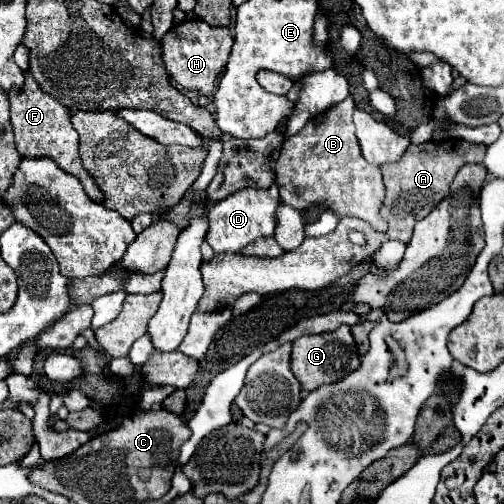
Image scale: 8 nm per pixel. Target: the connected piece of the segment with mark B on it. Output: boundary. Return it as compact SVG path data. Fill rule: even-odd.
M349 96L319 118L307 122L297 134L289 136L277 158L275 182L281 202L295 210L305 210L311 204L325 204L337 218L361 218L375 230L385 232L387 222L379 214L385 198L385 184L379 166L369 164L361 154L353 126L353 110L355 104Z

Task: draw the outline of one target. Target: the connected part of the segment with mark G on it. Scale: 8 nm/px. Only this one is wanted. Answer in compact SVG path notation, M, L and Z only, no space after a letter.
M339 326L333 332L317 334L317 336L303 336L293 342L293 354L291 354L291 368L297 380L301 382L301 388L307 392L317 390L323 384L333 384L343 380L347 374L357 370L361 364L361 356L357 352L357 344L353 340L349 326Z

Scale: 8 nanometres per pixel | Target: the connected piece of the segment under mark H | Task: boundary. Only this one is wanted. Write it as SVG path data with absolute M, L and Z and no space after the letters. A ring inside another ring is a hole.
M193 18L175 24L161 40L161 58L171 76L171 80L187 90L197 90L205 96L213 96L217 78L225 70L227 58L231 54L234 38L229 28L209 26L207 22Z

